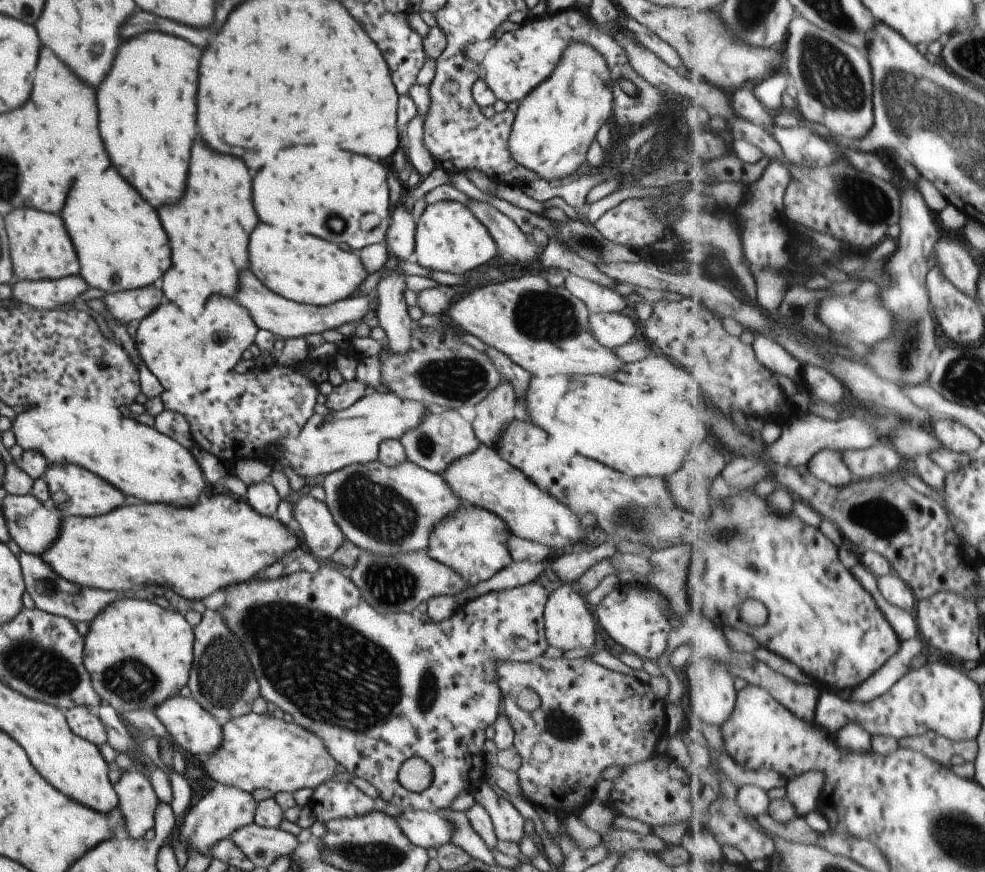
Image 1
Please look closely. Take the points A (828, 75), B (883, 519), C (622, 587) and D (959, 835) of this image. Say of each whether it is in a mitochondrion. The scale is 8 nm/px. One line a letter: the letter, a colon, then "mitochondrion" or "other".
A: mitochondrion
B: mitochondrion
C: other
D: mitochondrion

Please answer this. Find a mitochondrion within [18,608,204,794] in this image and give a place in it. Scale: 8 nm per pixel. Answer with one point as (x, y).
(131, 679)

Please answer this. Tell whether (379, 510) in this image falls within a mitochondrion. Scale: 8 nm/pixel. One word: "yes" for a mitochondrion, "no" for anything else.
yes

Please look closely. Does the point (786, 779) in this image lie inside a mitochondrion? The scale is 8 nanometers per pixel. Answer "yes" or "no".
no

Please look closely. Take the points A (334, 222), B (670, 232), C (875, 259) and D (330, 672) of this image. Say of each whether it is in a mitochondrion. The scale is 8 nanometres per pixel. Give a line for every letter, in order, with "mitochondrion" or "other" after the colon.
A: mitochondrion
B: other
C: other
D: mitochondrion

